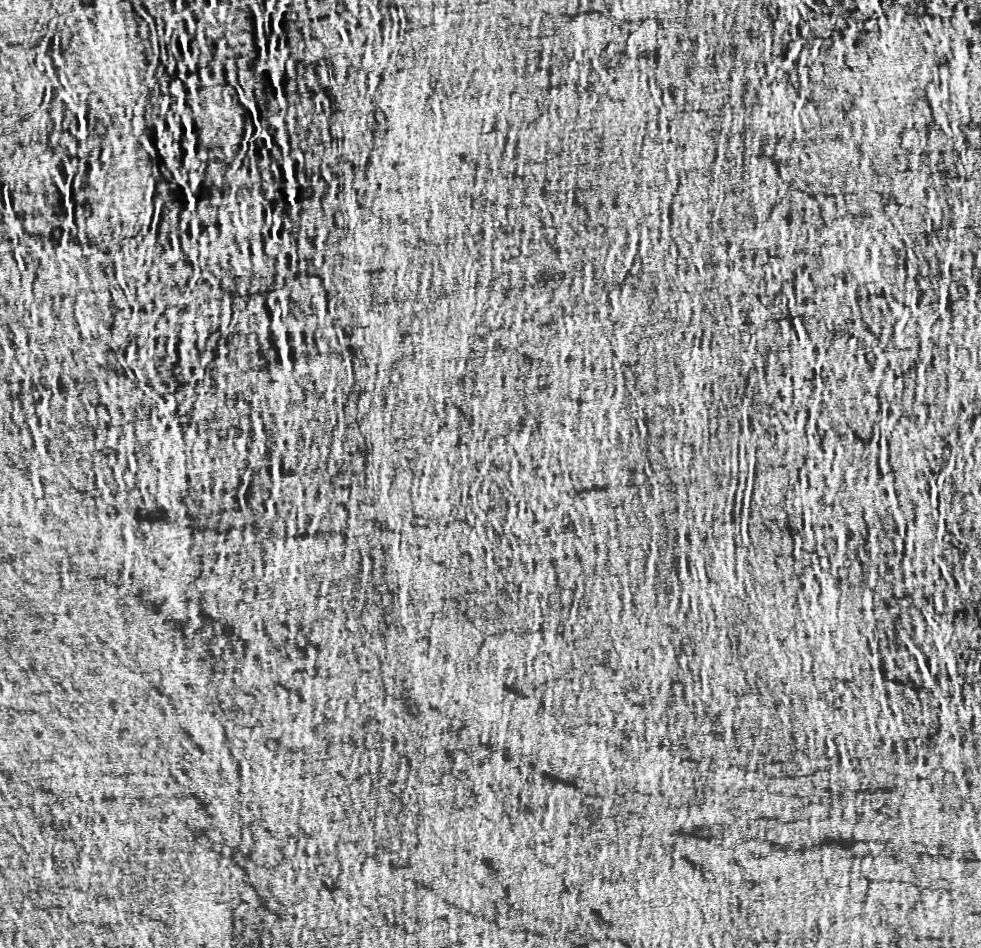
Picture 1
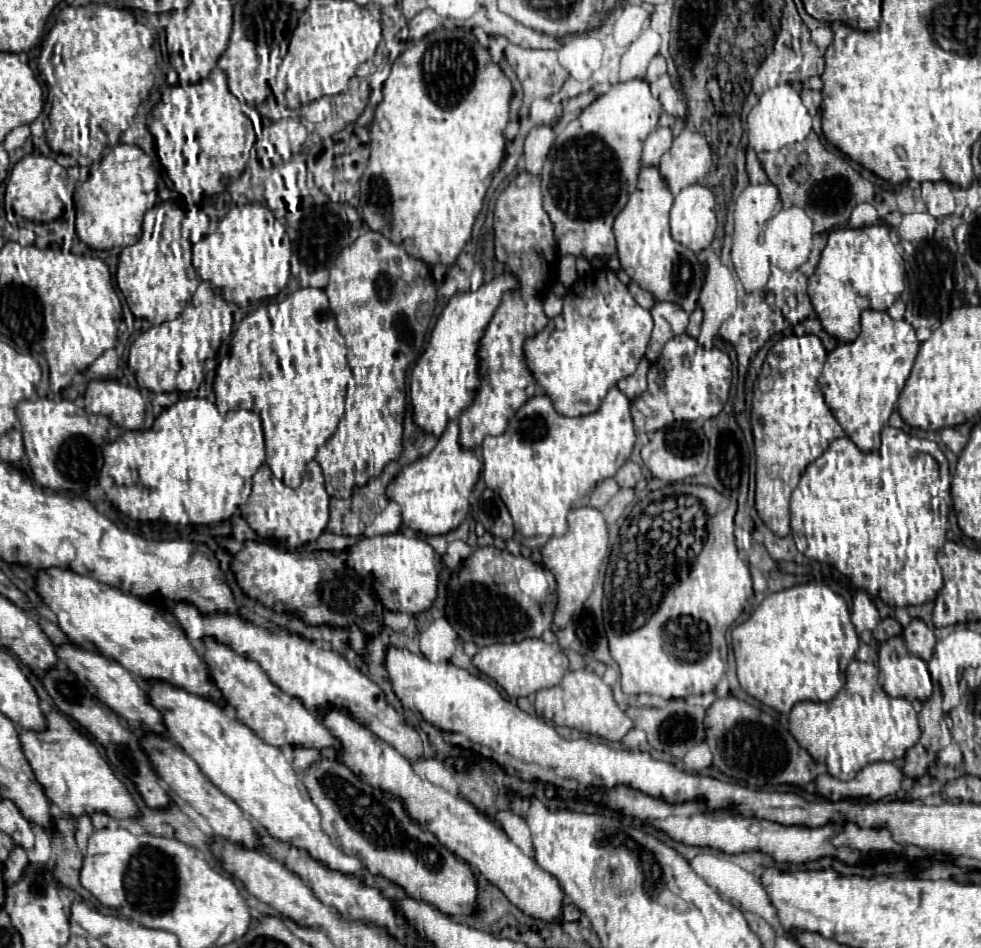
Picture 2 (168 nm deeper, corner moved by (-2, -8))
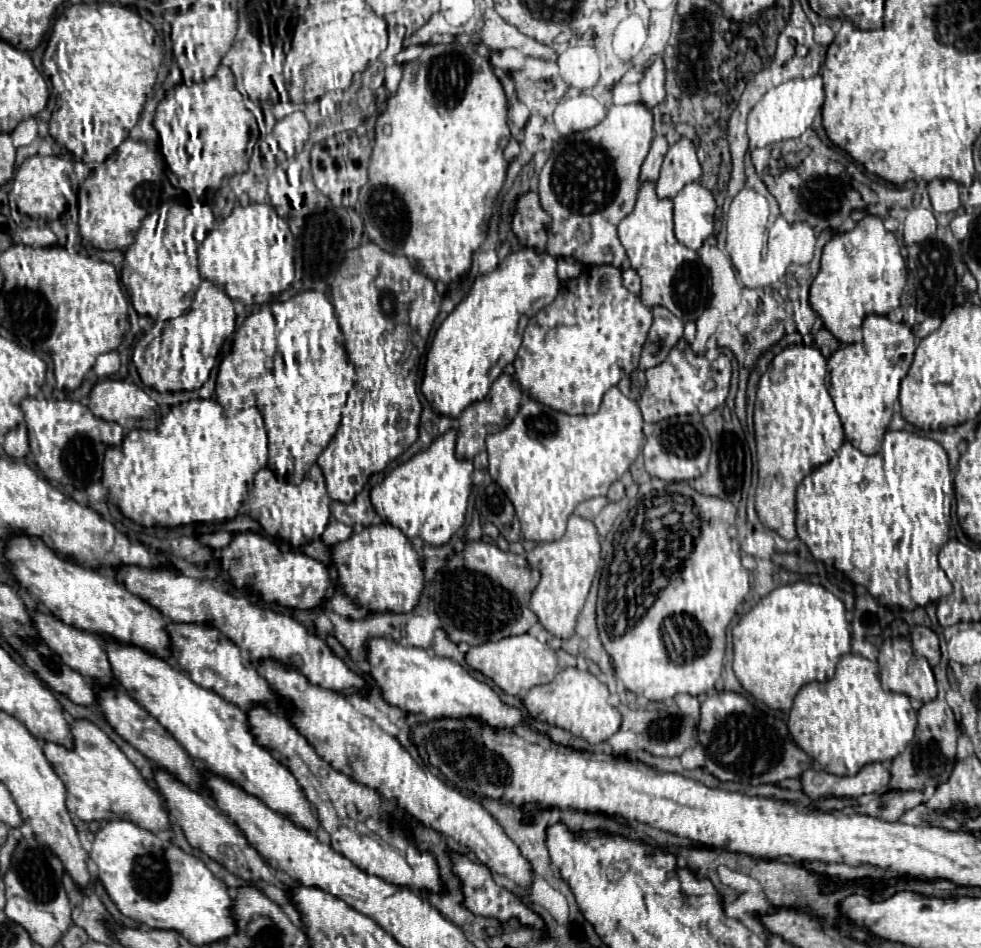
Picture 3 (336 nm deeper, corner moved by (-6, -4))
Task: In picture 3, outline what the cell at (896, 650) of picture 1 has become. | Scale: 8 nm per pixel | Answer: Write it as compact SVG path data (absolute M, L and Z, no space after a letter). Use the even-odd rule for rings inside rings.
M910 637L887 638L884 640L878 655L878 665L880 667L880 680L885 690L898 692L898 694L906 694L910 698L916 698L920 702L928 702L934 700L937 696L938 688L932 668L928 666L926 658L916 656L912 652Z

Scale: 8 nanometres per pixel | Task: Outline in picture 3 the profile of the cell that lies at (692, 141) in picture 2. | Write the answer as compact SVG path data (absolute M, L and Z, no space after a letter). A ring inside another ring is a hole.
M680 138L664 156L660 178L656 182L658 198L674 198L686 184L698 182L702 174L696 148L688 138Z

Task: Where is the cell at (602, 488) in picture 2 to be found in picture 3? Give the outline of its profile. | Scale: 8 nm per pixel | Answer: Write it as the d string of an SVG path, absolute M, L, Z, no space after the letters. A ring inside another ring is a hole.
M604 496L592 498L592 500L586 500L586 502L578 504L578 508L574 510L574 514L576 514L576 516L582 516L582 518L586 518L586 520L594 520L594 518L598 516L598 512L600 512L606 504L608 504L608 500L606 500Z

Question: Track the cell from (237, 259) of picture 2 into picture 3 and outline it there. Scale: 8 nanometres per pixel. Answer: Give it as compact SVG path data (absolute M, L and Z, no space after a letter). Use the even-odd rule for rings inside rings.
M238 204L232 214L198 246L198 268L204 280L226 286L232 300L240 300L242 304L270 302L274 296L284 292L294 280L294 240L288 222L280 218L270 204Z

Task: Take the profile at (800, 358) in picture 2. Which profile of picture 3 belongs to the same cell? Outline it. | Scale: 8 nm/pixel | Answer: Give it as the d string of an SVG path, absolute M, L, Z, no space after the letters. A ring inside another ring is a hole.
M794 344L782 350L772 364L768 366L768 372L760 378L758 392L754 406L754 430L756 446L758 446L758 486L756 486L756 514L766 528L778 532L786 540L796 538L796 486L808 476L812 470L816 470L820 464L826 464L834 458L836 450L844 444L844 430L842 422L836 414L834 402L826 388L827 360L822 356L818 348L810 348L804 344Z

